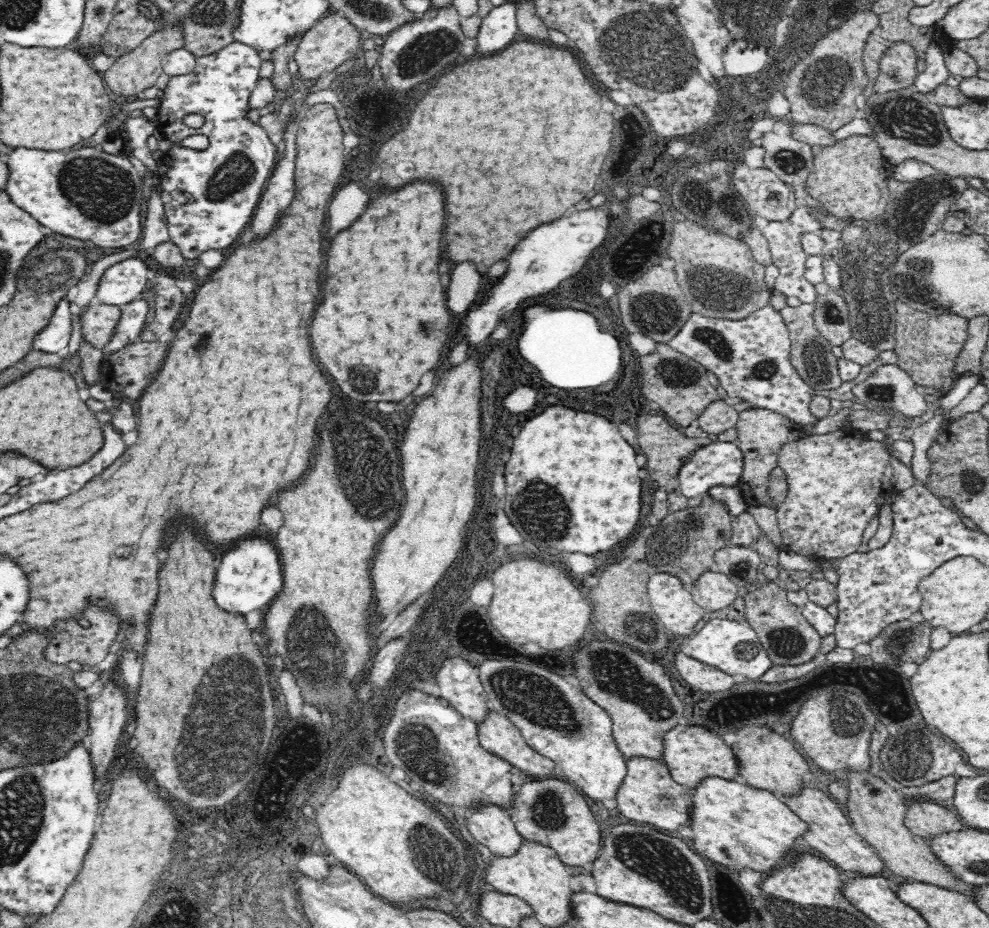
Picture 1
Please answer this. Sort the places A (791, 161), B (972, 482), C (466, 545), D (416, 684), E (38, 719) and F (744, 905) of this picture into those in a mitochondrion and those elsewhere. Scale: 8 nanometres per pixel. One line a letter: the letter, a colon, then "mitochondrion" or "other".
A: mitochondrion
B: mitochondrion
C: other
D: other
E: mitochondrion
F: mitochondrion

